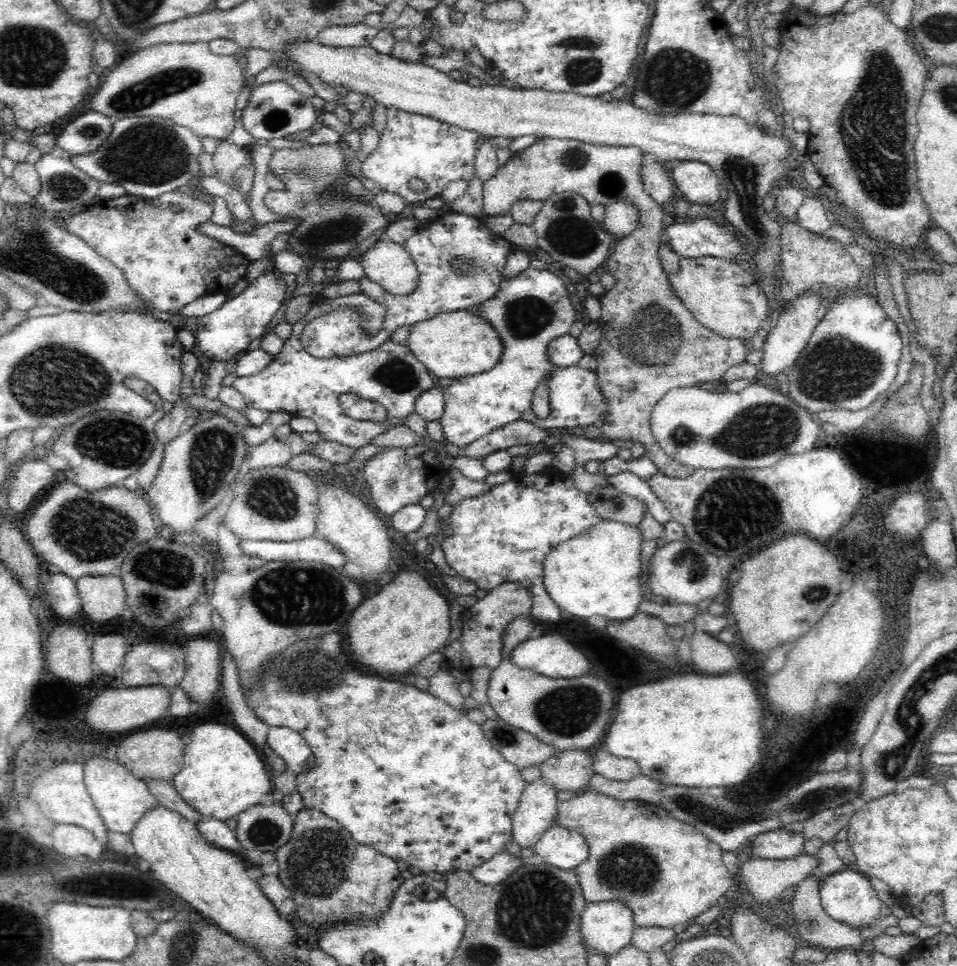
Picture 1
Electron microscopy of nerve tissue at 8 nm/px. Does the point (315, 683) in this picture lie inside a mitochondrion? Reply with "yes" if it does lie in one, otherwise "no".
yes

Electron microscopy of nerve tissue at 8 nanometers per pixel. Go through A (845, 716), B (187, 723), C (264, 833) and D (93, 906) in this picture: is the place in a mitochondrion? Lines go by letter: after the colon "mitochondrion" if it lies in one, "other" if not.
A: other
B: other
C: mitochondrion
D: other

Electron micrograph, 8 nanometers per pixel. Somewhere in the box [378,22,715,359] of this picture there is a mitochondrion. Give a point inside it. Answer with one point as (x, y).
(676, 78)

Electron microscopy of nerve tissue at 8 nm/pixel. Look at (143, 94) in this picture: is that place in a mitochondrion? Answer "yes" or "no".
yes

